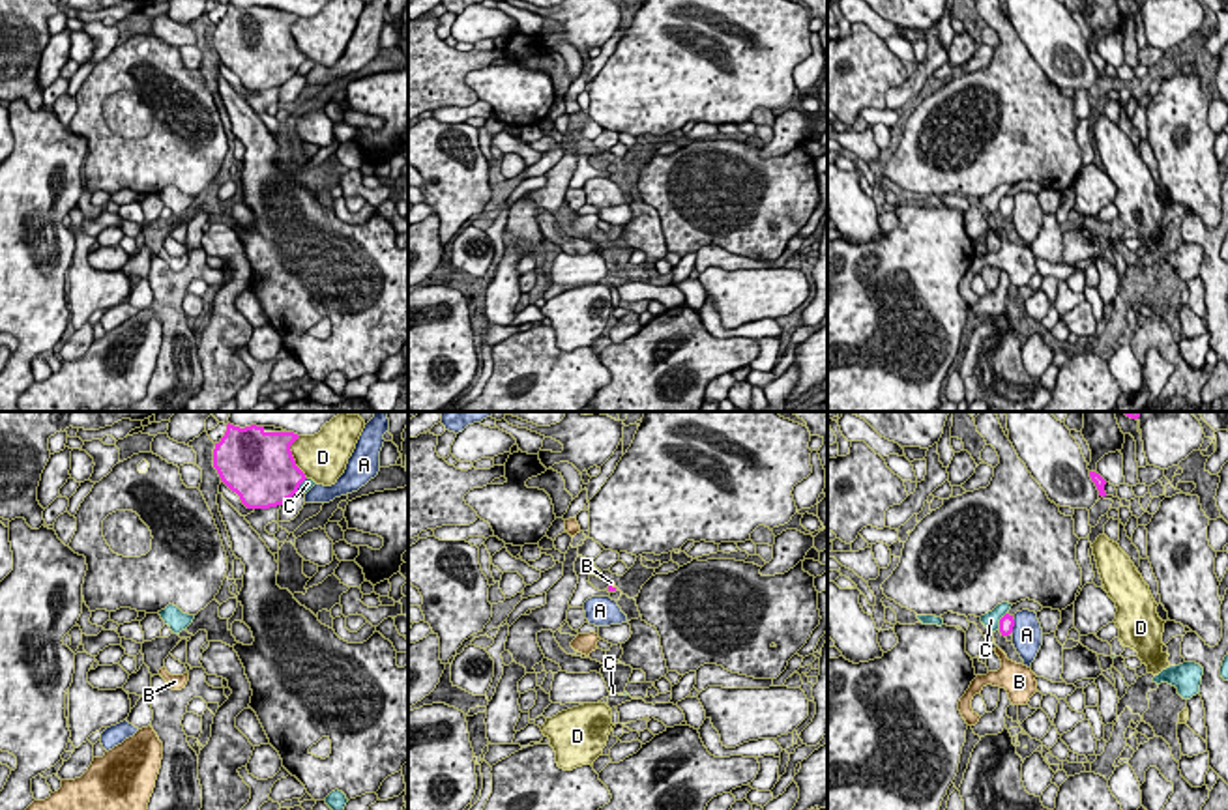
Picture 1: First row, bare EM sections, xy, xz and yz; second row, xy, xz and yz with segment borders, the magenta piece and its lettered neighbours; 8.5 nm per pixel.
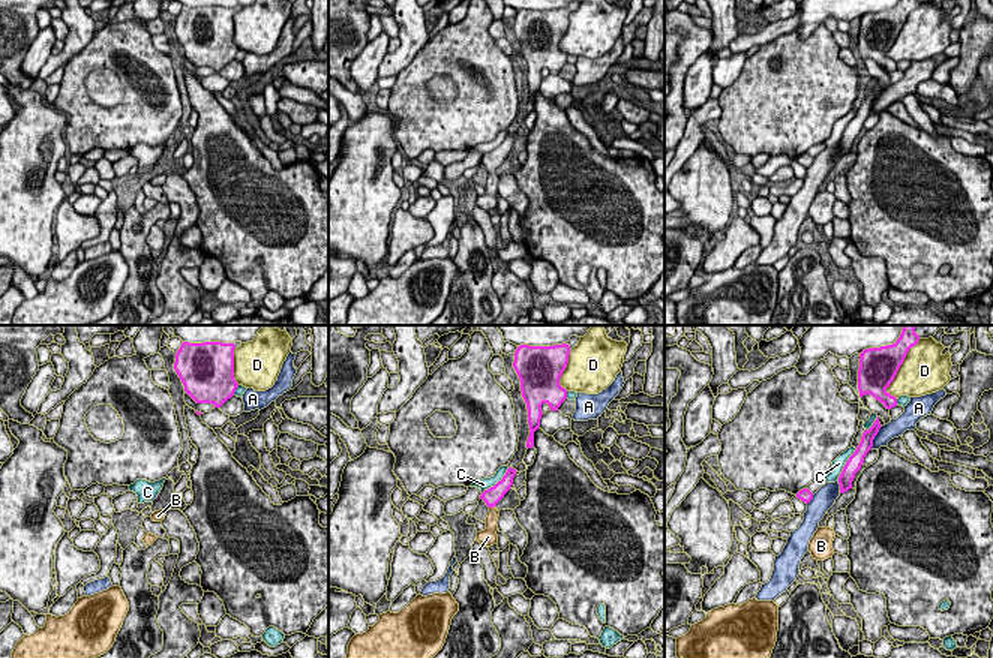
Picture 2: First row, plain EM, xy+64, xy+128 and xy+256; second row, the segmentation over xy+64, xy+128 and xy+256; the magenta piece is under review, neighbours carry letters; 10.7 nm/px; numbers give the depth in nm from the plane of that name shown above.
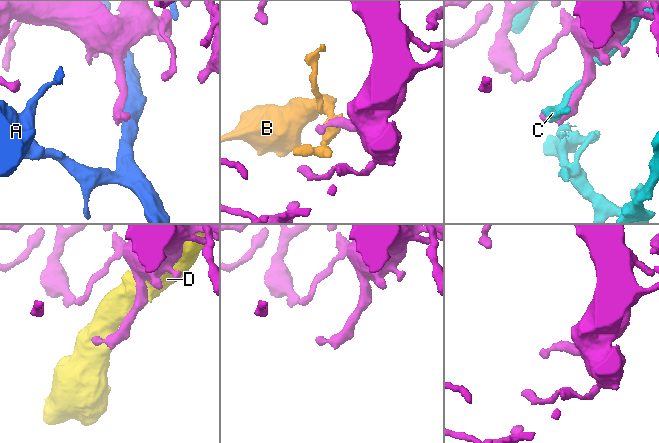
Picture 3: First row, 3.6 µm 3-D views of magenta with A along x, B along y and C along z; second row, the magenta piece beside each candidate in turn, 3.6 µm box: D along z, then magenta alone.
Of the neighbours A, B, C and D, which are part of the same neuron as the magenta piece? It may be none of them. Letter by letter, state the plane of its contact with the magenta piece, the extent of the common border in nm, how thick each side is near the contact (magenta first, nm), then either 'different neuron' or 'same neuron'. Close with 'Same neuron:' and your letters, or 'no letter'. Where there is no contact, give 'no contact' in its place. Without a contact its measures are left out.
A: yz | 130 nm | 130/260 nm | different neuron
B: xz | 60 nm | 50/30 nm | same neuron
C: yz | 170 nm | 130/140 nm | different neuron
D: xy | 380 nm | 500/400 nm | different neuron
Same neuron: B

